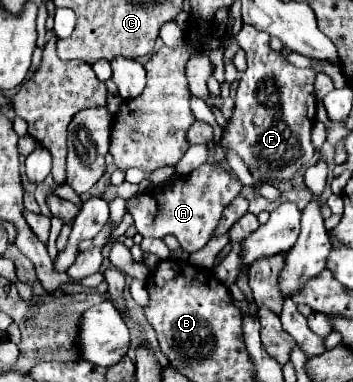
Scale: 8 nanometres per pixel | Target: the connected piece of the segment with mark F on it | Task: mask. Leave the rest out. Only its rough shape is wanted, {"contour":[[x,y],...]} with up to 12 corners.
{"contour":[[247,23],[235,109],[213,143],[255,179],[289,181],[315,153],[315,71]]}

